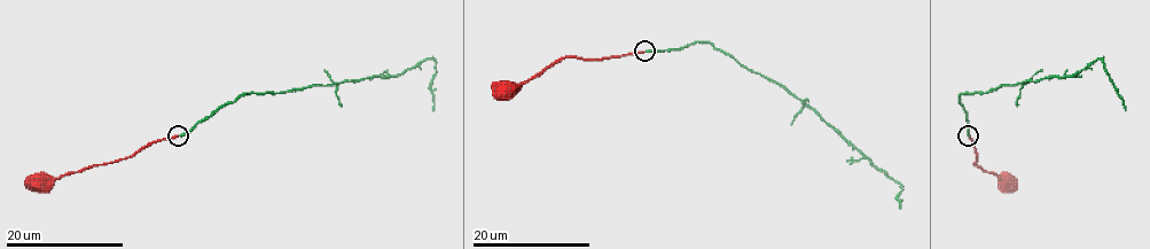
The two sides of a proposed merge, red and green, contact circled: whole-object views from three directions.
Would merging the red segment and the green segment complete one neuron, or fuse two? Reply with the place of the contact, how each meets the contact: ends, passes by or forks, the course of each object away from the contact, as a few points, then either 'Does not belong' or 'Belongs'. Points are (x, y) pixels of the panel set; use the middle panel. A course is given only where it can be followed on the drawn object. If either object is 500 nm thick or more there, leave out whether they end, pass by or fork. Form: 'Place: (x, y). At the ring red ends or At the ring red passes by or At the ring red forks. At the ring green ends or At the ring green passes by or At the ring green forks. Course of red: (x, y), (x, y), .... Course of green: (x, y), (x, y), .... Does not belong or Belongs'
Place: (644, 51). At the ring red ends. At the ring green ends. Course of red: (644, 52), (595, 59), (561, 57), (508, 88). Course of green: (646, 52), (678, 49), (696, 41), (706, 41), (781, 84), (902, 186), (898, 196), (899, 208). Belongs

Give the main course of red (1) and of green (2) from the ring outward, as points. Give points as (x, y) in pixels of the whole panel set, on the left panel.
1: (178, 135), (149, 142), (128, 157), (68, 172), (44, 186), (41, 184)
2: (179, 135), (248, 93), (280, 93), (374, 77), (397, 77), (427, 59), (436, 62), (431, 87), (432, 110)

